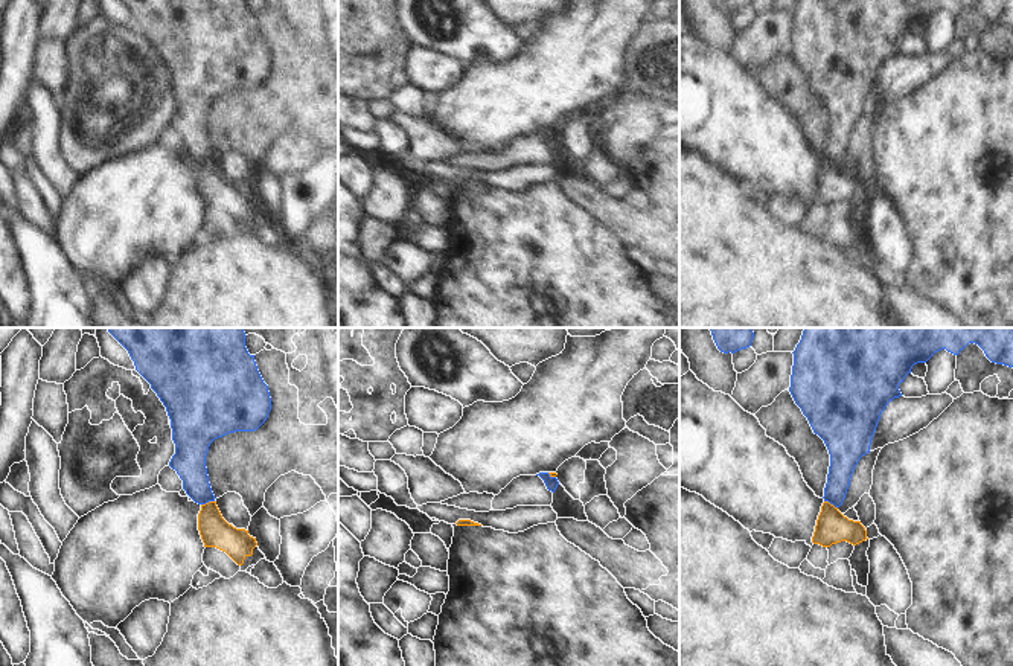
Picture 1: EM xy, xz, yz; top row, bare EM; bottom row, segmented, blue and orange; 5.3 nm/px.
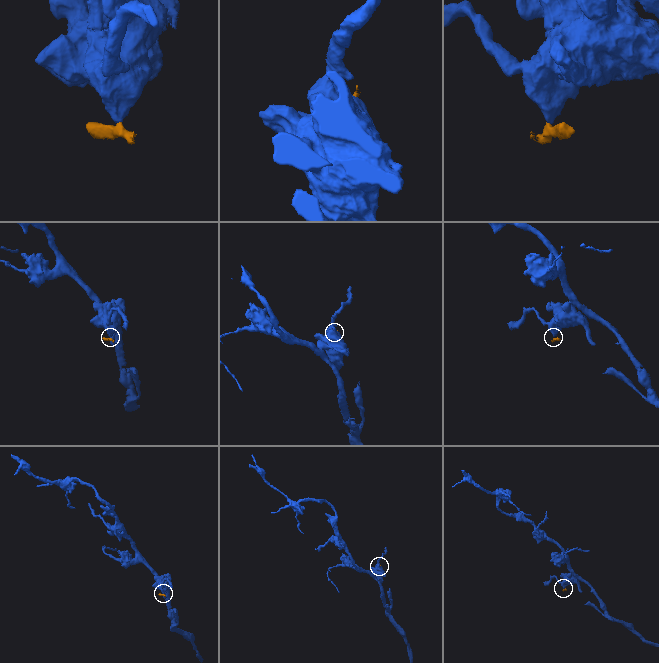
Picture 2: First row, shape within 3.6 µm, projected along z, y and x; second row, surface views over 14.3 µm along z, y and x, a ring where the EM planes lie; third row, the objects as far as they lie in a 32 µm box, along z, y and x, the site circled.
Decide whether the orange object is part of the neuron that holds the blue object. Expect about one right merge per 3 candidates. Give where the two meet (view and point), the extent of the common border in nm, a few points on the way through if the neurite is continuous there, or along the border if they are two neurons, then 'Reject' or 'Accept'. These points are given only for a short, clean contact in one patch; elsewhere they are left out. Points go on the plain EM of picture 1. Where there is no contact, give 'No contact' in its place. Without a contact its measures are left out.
Touches blue at xy (207, 160). Shared border 80 nm. Boundary: xy (214, 159), (201, 163). Reject

